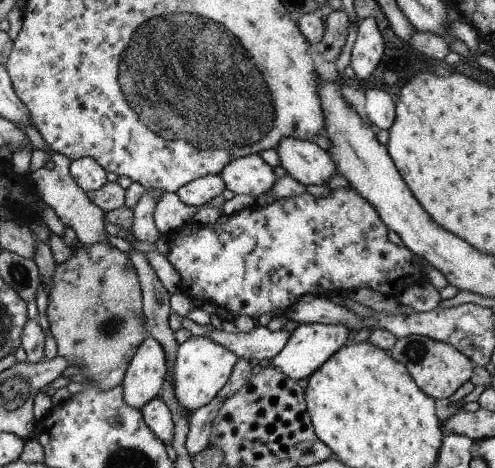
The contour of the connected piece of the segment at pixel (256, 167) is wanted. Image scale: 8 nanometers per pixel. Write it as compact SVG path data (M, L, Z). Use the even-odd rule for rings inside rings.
M259 154L236 158L224 166L219 176L224 180L226 189L235 195L244 194L254 199L265 198L266 192L274 186L274 168Z

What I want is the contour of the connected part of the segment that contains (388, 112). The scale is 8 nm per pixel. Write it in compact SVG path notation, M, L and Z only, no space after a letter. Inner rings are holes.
M372 88L364 94L364 112L375 129L389 130L396 120L396 103L384 90Z

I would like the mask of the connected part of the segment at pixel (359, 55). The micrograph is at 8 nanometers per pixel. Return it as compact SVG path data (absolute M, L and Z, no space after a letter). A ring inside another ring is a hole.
M374 17L360 20L351 59L351 66L358 79L369 79L378 68L384 49L384 39Z

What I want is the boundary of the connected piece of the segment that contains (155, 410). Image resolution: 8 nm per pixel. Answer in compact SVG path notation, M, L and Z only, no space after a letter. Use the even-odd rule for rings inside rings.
M160 396L154 398L152 402L144 404L144 406L140 408L140 411L144 422L146 422L148 428L152 430L152 434L154 434L158 440L162 440L164 445L171 444L174 438L175 425L168 406L166 406Z

